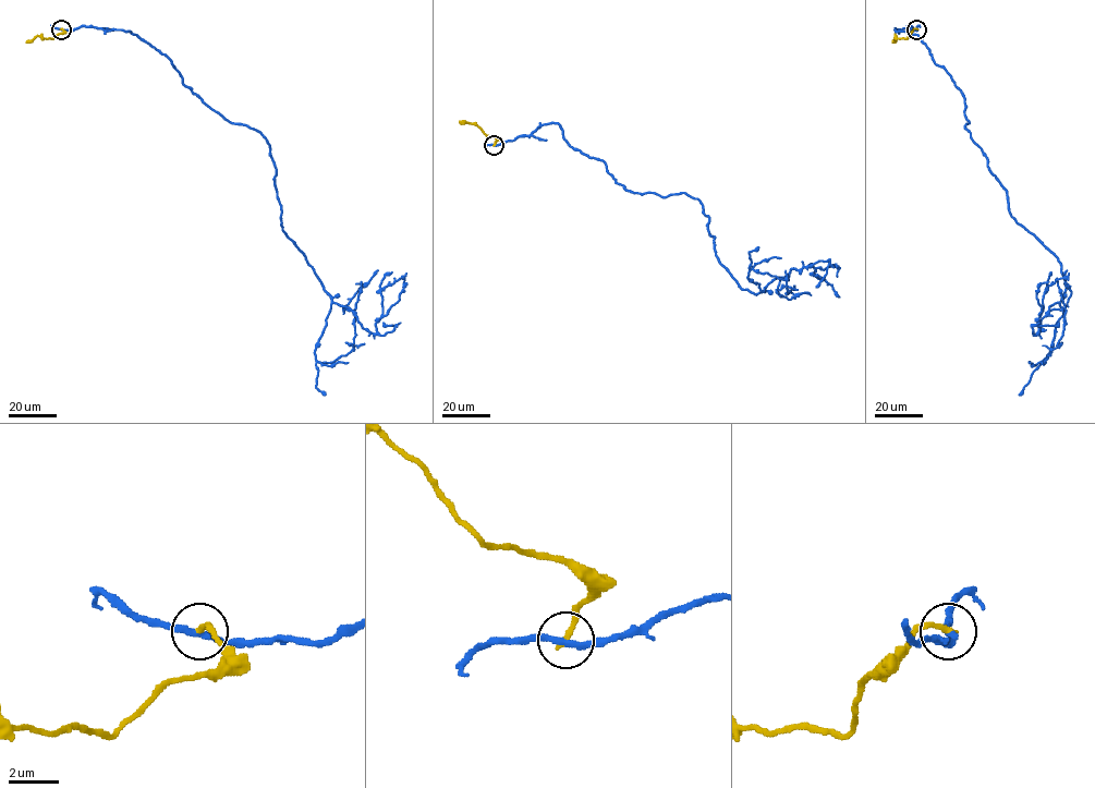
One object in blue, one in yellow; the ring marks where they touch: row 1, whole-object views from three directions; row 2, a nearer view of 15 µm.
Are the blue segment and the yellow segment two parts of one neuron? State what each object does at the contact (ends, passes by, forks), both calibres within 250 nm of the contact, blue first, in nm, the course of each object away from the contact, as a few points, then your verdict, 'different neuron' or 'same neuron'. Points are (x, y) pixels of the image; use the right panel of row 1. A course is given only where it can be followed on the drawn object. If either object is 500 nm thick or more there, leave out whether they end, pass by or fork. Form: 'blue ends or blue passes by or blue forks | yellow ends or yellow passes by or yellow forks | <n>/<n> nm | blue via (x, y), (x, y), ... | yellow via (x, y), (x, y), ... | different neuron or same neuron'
blue passes by | yellow ends | 240/240 nm | blue via (916, 29), (895, 29), (950, 76), (1010, 215), (1060, 264), (1041, 362), (1062, 335), (1058, 281) | yellow via (916, 29), (907, 38), (896, 36), (892, 43) | different neuron

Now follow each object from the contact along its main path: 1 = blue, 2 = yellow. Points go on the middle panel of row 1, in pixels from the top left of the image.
1: (495, 145), (557, 123), (627, 190), (697, 198), (742, 289), (764, 289), (751, 269), (793, 286)
2: (495, 145), (496, 140), (476, 125), (459, 121)

